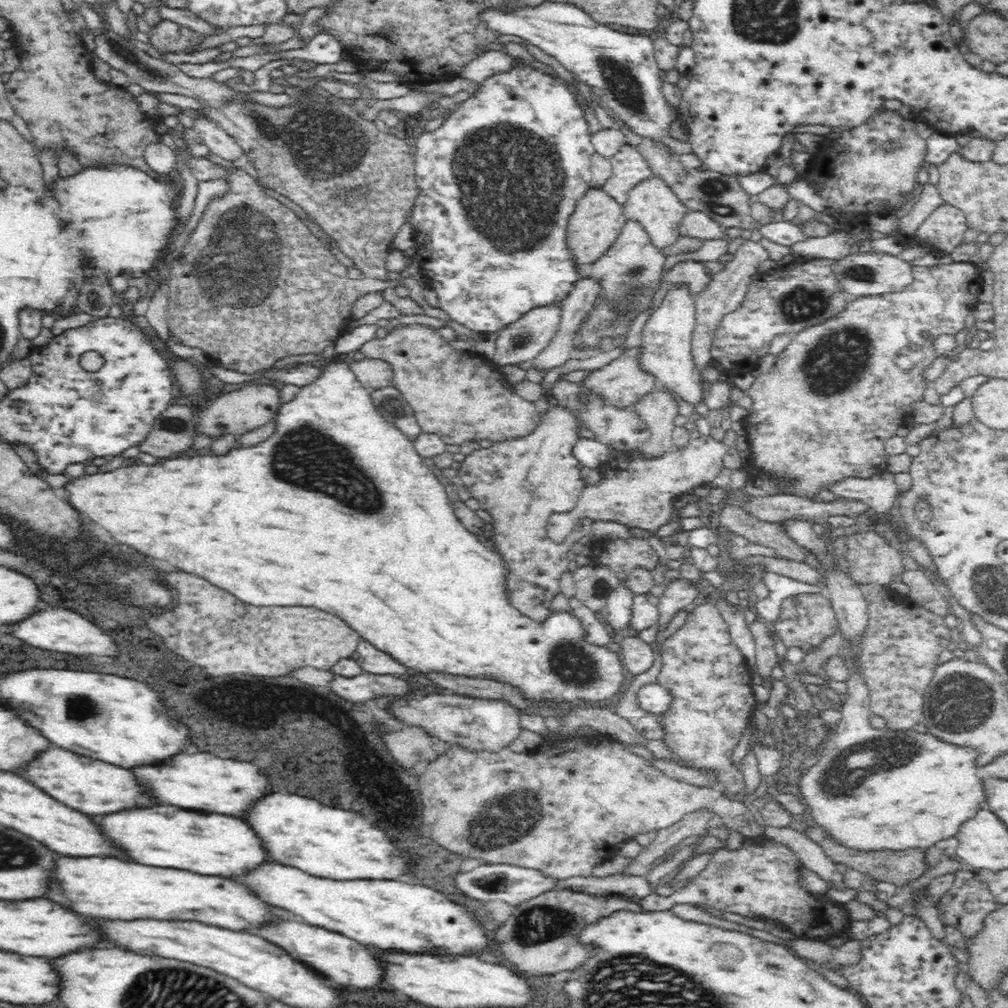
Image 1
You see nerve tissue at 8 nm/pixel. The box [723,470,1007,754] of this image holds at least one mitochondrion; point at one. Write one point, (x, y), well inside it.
(945, 709)

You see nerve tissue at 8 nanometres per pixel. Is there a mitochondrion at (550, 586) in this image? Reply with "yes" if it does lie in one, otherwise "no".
no

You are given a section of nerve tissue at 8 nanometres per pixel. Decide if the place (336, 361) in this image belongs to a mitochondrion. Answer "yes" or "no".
no

